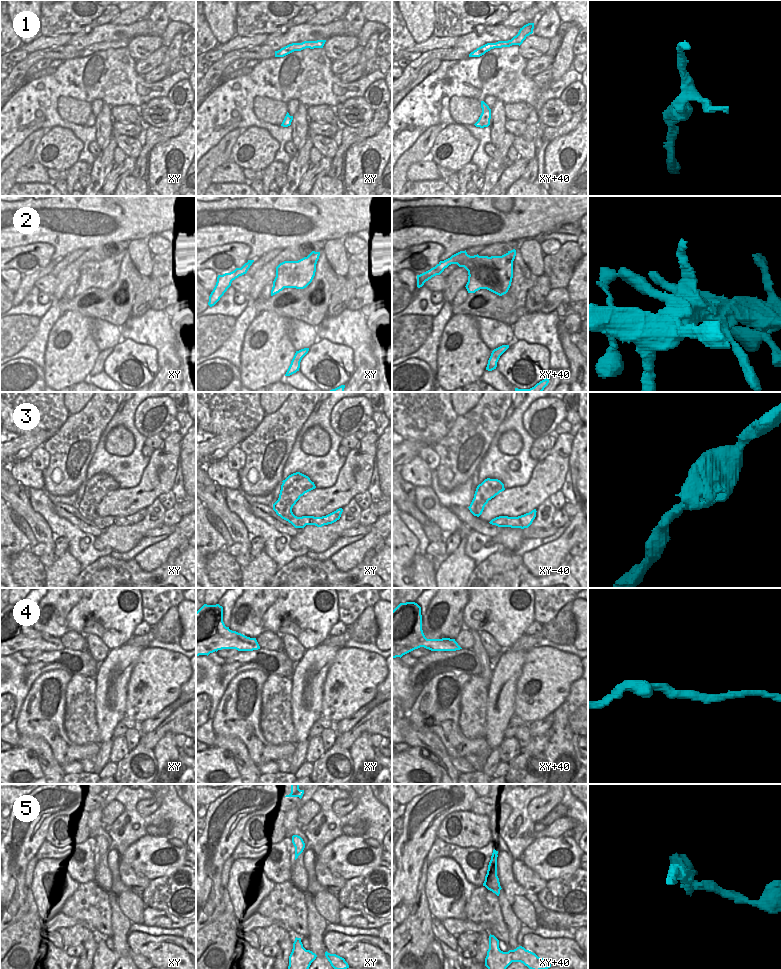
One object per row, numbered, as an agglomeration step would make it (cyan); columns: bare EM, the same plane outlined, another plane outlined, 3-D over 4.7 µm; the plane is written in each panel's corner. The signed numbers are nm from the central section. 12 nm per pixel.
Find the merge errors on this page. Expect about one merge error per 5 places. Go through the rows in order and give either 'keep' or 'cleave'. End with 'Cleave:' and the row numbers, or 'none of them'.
1: keep
2: keep
3: keep
4: keep
5: keep
Cleave: none of them

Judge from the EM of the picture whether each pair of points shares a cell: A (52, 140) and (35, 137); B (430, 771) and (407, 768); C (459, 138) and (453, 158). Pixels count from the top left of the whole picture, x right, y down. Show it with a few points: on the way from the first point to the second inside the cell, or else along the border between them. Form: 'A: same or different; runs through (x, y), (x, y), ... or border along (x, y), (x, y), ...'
A: different; border along (48, 130), (35, 150), (34, 159)
B: same; runs through (424, 769), (421, 767), (413, 768)
C: same; runs through (455, 143), (453, 153)

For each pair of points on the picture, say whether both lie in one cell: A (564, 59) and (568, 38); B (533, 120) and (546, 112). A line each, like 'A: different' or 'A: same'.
A: same
B: different

